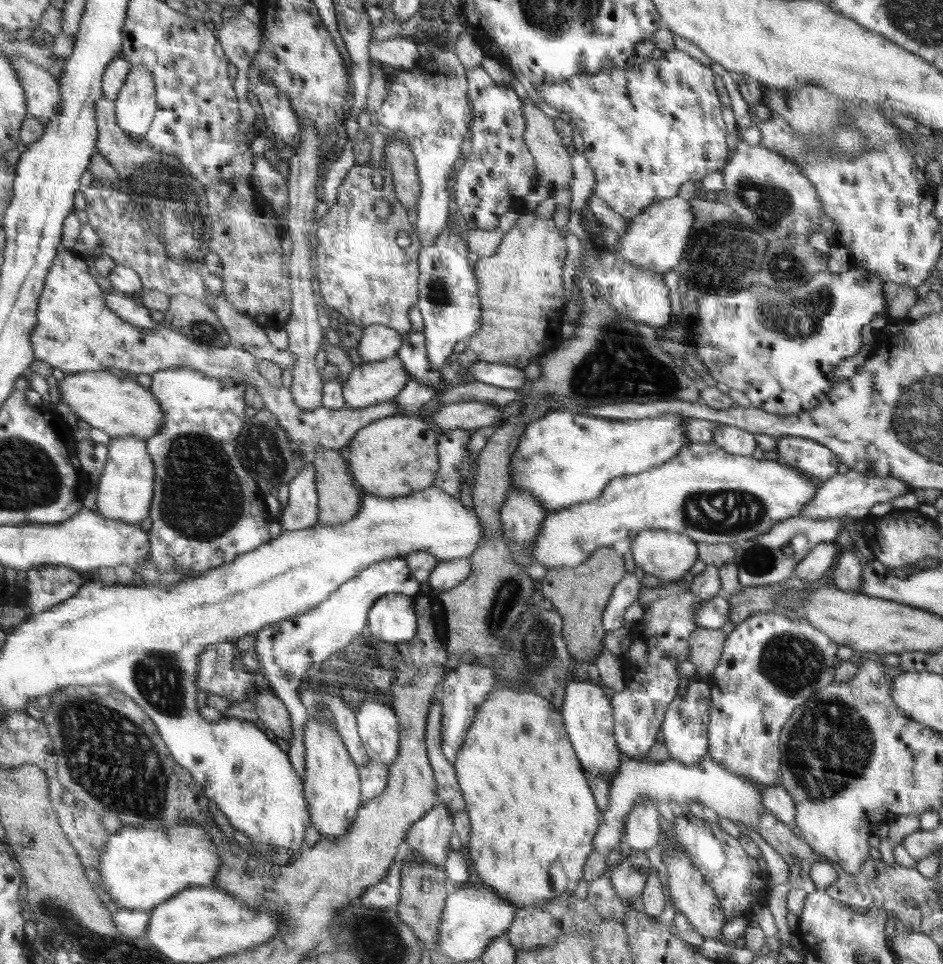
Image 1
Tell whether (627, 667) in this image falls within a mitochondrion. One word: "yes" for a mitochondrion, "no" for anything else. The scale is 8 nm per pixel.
no

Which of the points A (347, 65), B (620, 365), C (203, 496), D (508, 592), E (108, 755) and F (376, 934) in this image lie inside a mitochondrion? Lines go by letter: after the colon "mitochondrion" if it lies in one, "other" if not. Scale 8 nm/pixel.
A: other
B: mitochondrion
C: mitochondrion
D: mitochondrion
E: mitochondrion
F: mitochondrion

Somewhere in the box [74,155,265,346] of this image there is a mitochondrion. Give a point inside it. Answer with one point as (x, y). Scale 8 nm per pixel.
(162, 184)

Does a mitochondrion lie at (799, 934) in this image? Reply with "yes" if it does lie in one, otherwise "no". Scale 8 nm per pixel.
no

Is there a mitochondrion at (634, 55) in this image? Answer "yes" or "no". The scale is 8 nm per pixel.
no

